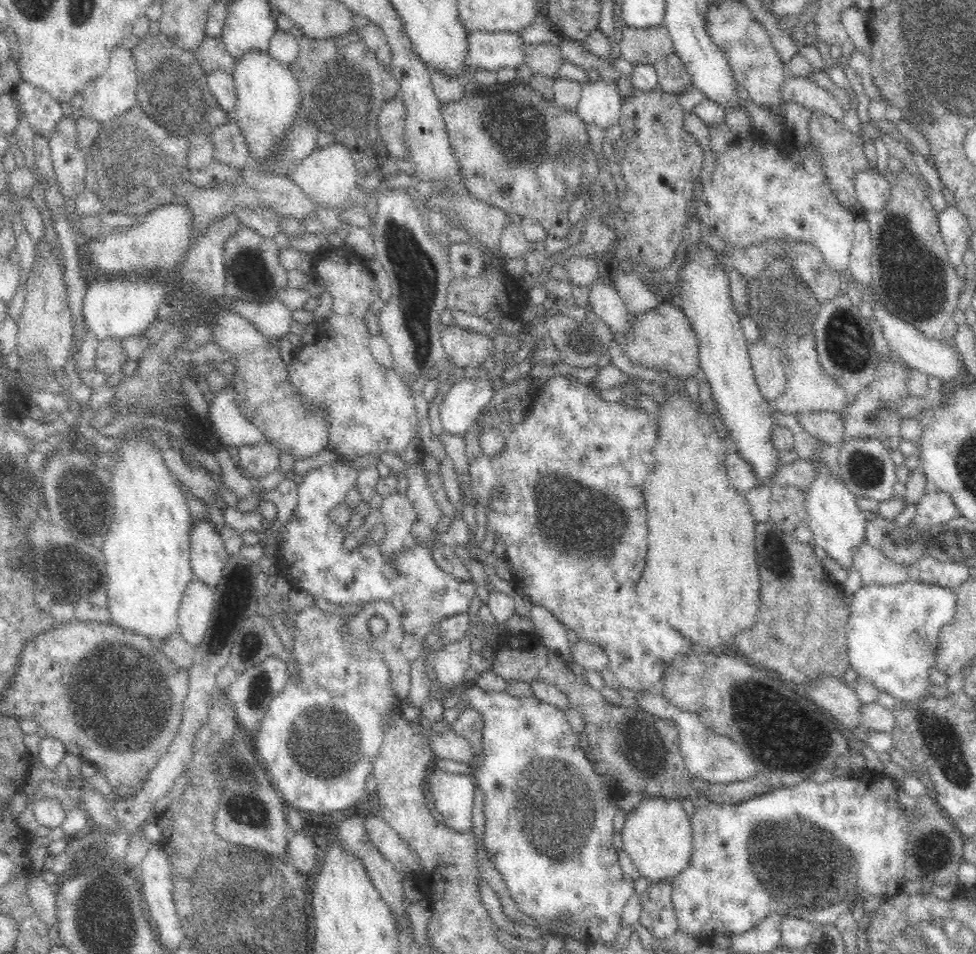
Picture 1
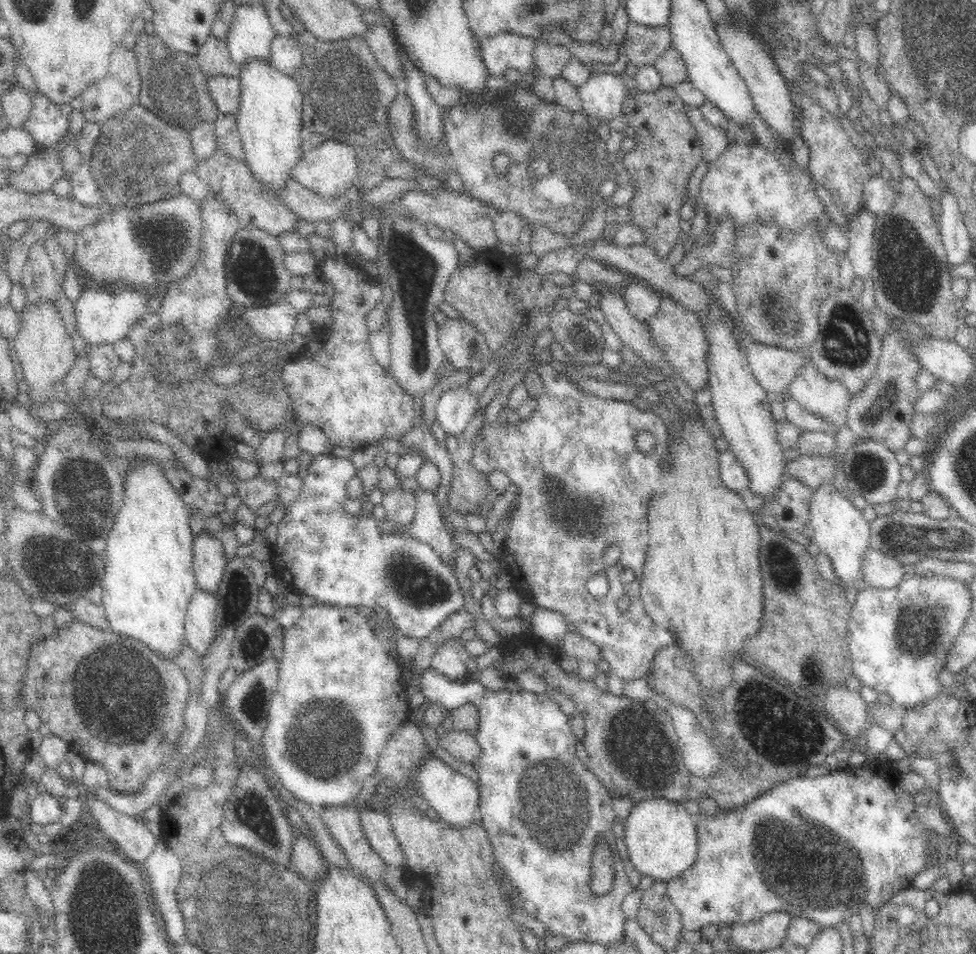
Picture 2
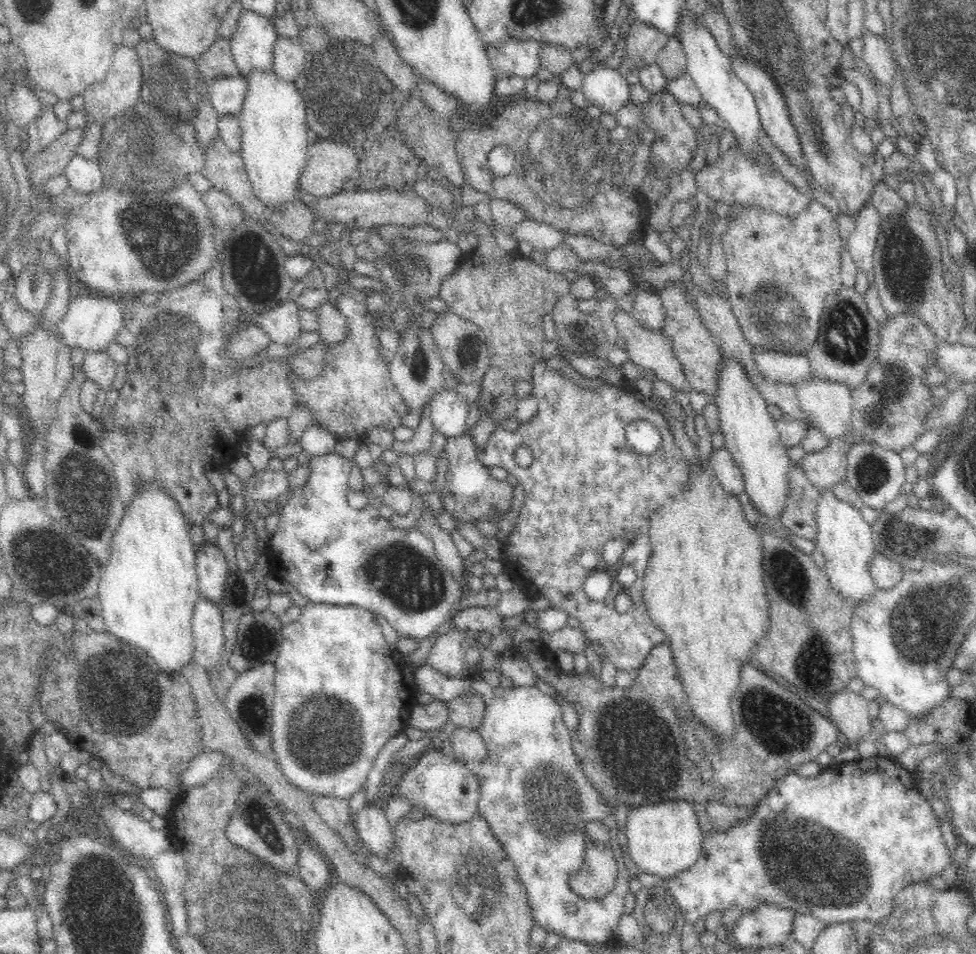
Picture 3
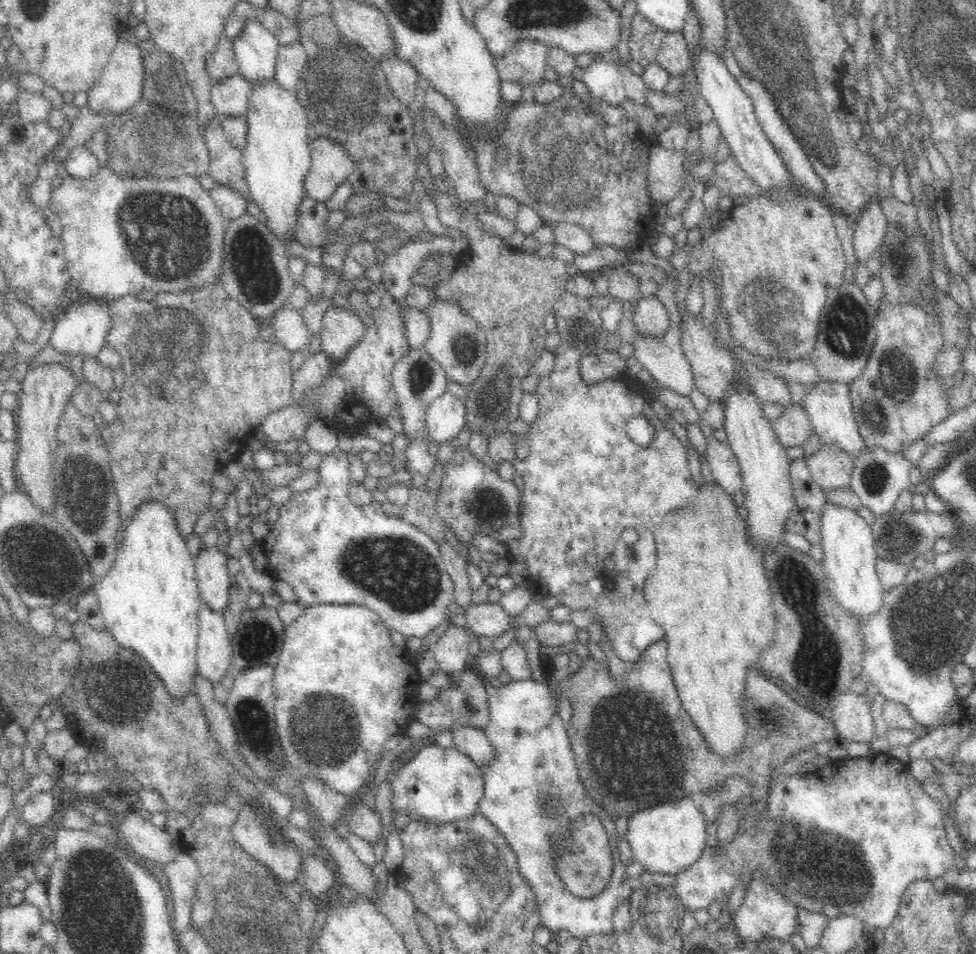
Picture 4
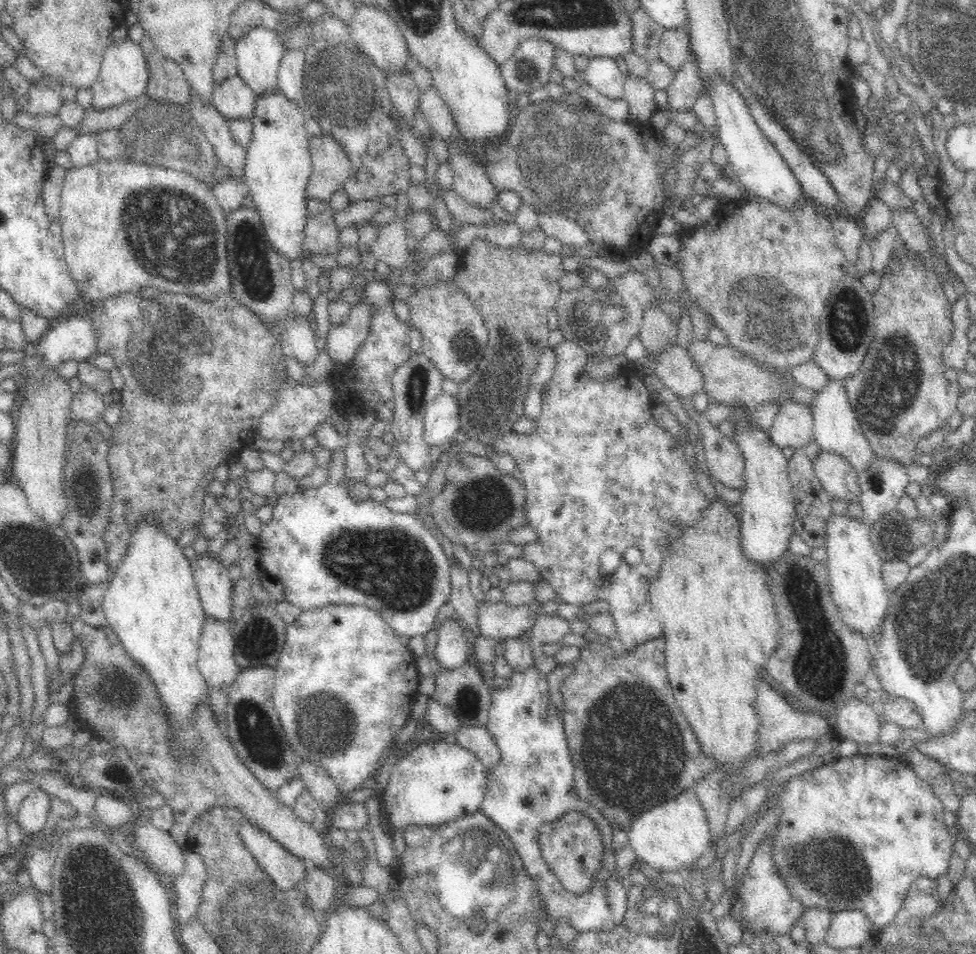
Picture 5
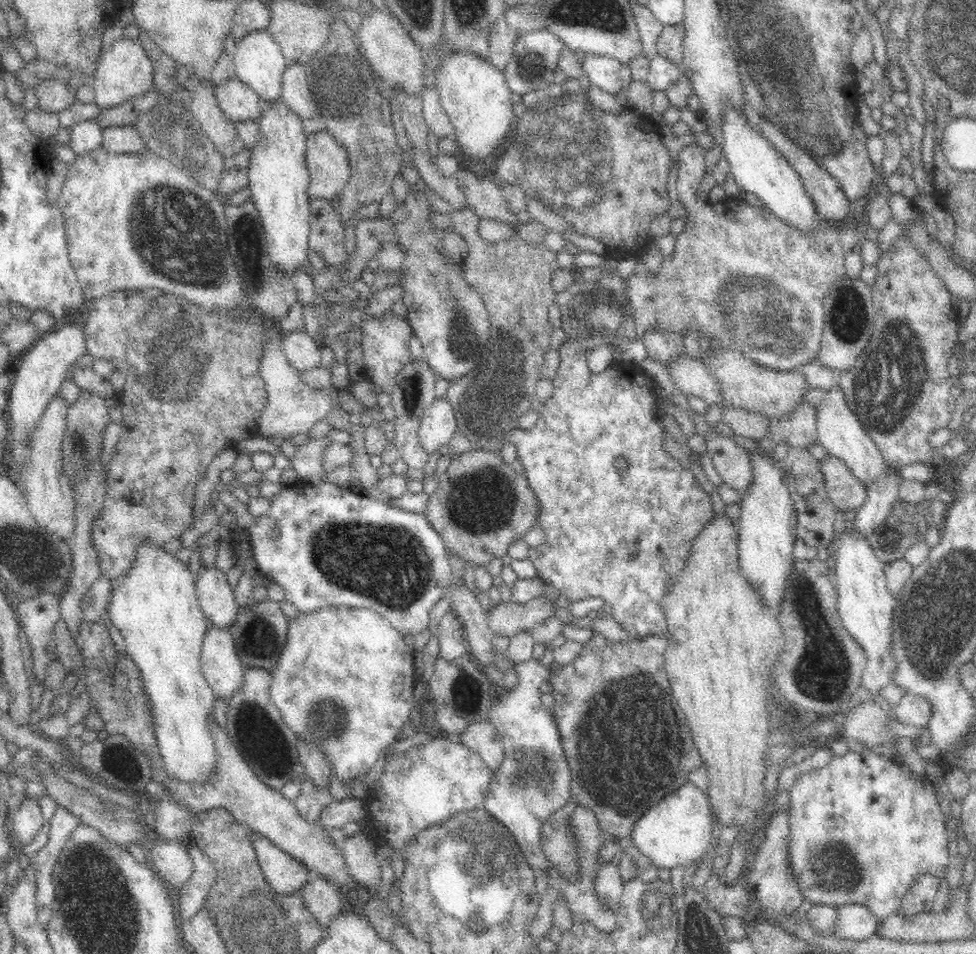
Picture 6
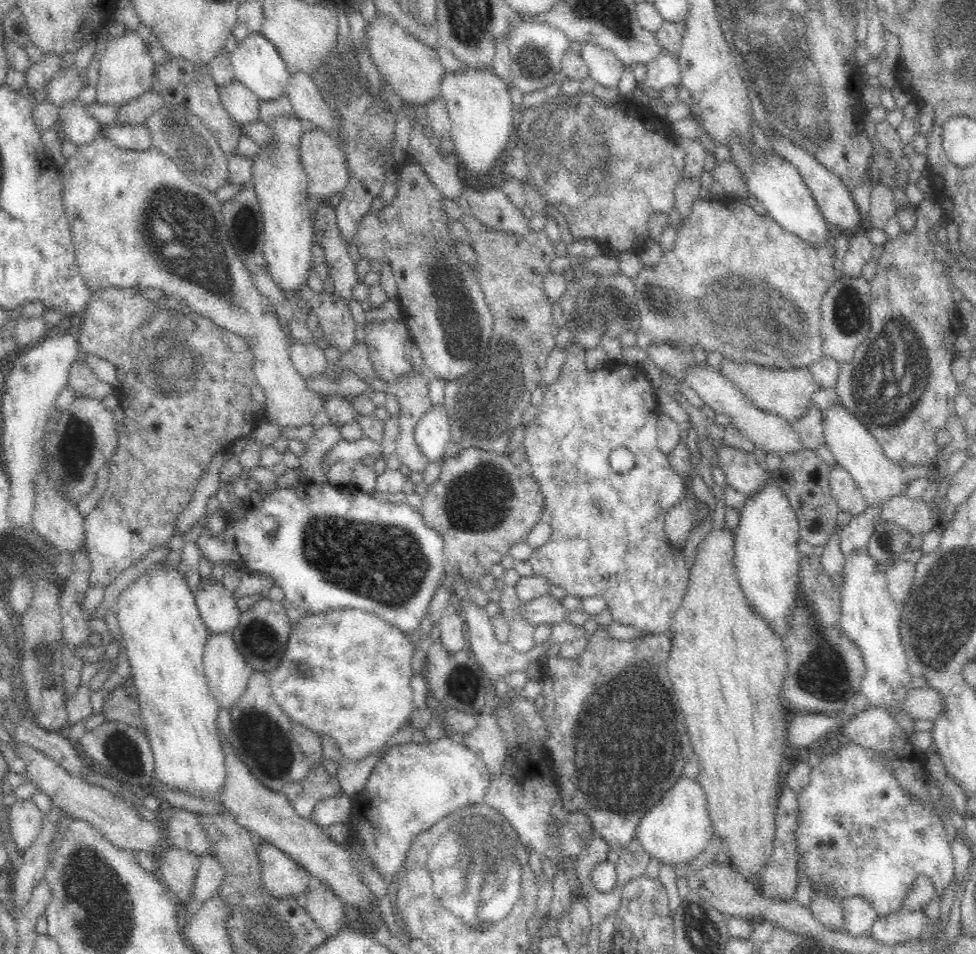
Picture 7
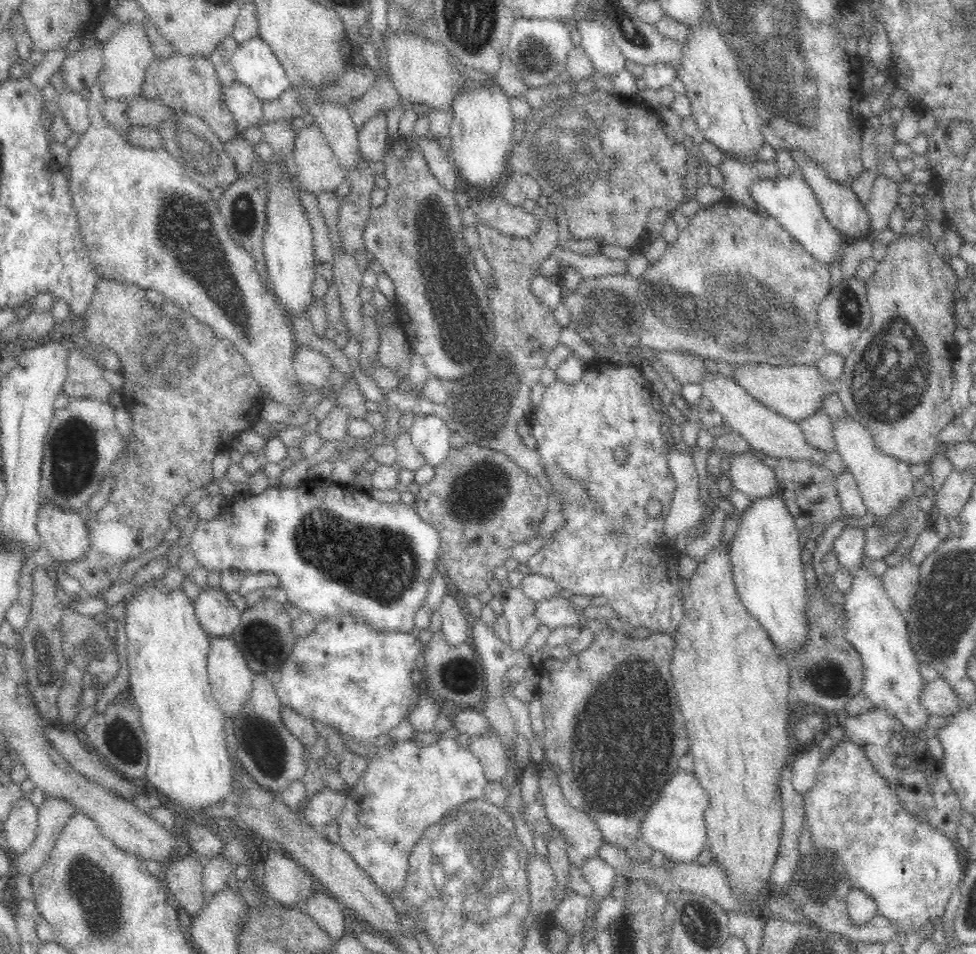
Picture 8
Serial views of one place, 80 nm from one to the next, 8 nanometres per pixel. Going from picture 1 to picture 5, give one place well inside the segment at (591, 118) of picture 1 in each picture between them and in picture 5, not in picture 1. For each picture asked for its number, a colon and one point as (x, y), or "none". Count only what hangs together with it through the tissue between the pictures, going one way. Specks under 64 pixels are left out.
2: (601, 97)
3: (604, 88)
4: (604, 83)
5: (602, 75)

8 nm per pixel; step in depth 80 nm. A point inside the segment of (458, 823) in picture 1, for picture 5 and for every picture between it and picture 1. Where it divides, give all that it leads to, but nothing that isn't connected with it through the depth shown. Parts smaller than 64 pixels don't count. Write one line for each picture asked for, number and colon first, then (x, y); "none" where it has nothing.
2: (454, 796)
3: (450, 791)
4: (439, 785)
5: (436, 782)

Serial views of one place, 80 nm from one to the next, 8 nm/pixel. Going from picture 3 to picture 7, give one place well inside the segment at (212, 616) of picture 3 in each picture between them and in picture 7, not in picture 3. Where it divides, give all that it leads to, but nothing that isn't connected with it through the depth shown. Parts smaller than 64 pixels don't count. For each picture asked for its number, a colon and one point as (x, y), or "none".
4: (213, 653)
5: (216, 662)
6: (219, 662)
7: (226, 672)

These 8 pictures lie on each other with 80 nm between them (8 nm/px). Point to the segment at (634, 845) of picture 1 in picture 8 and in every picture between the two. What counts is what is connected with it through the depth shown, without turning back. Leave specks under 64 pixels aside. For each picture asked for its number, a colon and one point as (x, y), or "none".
2: (660, 836)
3: (664, 839)
4: (666, 839)
5: (669, 837)
6: (677, 832)
7: (678, 827)
8: (674, 825)

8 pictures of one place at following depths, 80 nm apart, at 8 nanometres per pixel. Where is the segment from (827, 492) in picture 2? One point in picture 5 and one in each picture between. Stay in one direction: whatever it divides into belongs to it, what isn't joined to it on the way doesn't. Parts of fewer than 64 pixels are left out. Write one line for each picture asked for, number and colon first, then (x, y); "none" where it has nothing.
3: (843, 536)
4: (850, 556)
5: (853, 567)

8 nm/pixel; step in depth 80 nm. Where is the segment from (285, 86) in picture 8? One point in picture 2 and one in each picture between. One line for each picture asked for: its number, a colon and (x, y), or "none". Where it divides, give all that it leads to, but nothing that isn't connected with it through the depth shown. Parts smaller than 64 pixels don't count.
2: (251, 33)
3: (252, 43)
4: (255, 48)
5: (257, 52)
6: (259, 62)
7: (257, 64)

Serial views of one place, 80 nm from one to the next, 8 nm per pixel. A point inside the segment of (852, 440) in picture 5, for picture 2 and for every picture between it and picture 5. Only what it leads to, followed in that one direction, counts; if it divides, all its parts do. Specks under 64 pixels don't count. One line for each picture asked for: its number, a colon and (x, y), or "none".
2: (829, 399)
3: (828, 404)
4: (828, 405)

